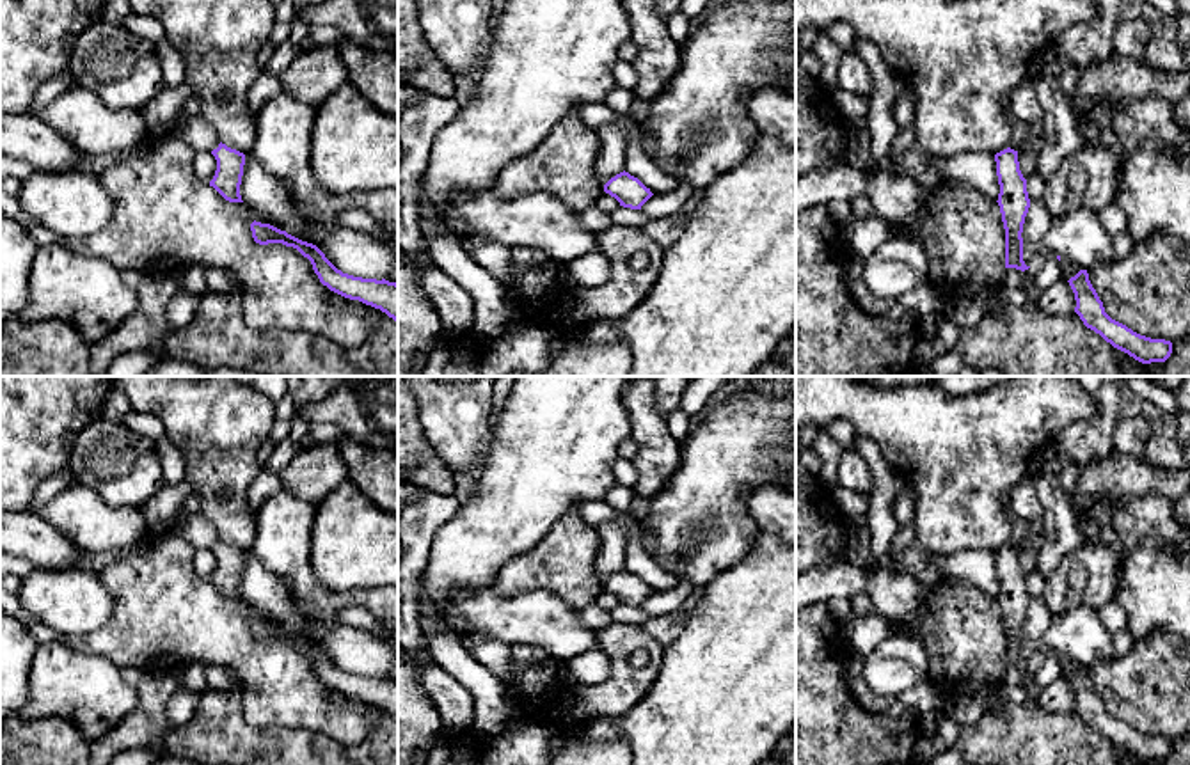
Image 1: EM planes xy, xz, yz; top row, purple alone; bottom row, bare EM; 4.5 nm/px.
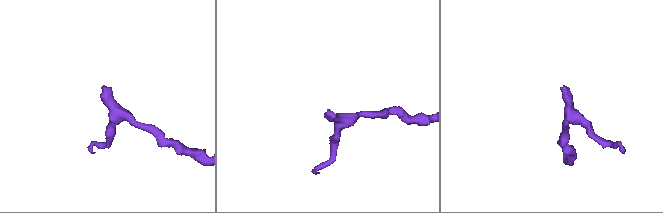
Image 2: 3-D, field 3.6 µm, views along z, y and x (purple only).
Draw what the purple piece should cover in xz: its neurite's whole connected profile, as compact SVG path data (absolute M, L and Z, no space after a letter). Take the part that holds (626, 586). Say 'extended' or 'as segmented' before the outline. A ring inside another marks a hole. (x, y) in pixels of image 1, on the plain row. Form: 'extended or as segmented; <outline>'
as segmented; M620 570L604 582L604 589L615 595L620 603L641 607L641 603L654 593L638 575L629 570Z

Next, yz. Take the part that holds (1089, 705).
as segmented; M1080 667L1067 680L1076 698L1075 710L1087 726L1099 731L1114 745L1142 761L1165 760L1170 754L1170 738L1140 733L1105 710L1103 699L1089 678L1087 667Z

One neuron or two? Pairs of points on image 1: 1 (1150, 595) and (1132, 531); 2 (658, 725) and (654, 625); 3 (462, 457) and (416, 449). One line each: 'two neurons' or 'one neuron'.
1: one neuron
2: two neurons
3: two neurons

